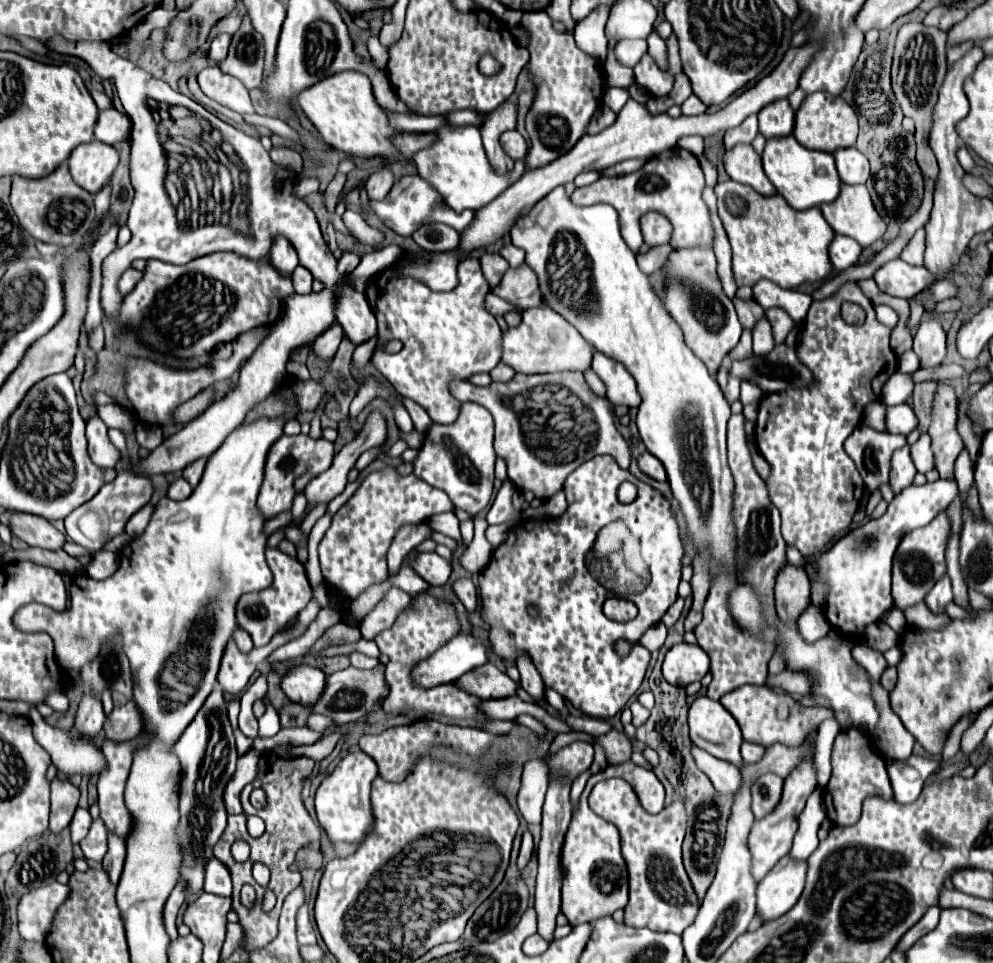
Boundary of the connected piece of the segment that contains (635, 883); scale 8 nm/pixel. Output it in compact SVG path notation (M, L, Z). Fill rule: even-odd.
M622 778L602 780L592 788L590 808L620 830L622 854L630 872L630 902L624 908L624 922L658 932L682 934L694 922L698 900L682 866L682 840L686 812L682 802L672 802L658 814L648 814L638 804L632 786Z

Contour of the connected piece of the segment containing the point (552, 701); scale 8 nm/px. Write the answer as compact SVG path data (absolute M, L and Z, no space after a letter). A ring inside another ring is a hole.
M546 688L546 694L544 694L544 698L546 698L546 702L550 704L550 706L554 706L556 710L560 710L562 714L568 714L568 710L566 710L566 706L564 706L564 698L556 692L556 690L552 690L552 688Z

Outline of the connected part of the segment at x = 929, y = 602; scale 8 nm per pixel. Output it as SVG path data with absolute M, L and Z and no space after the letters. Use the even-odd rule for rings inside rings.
M944 576L942 580L938 580L938 584L930 590L930 594L926 596L926 606L934 612L934 614L944 614L946 606L954 600L952 594L952 584L950 578Z

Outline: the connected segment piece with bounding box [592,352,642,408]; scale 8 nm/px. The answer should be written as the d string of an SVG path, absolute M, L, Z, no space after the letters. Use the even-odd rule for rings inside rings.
M594 352L594 360L592 360L592 368L594 372L604 380L606 384L606 396L616 404L624 404L628 408L638 408L642 398L638 394L636 388L636 380L634 376L630 376L630 372L626 372L626 366L616 362L614 358L602 354L602 352Z

